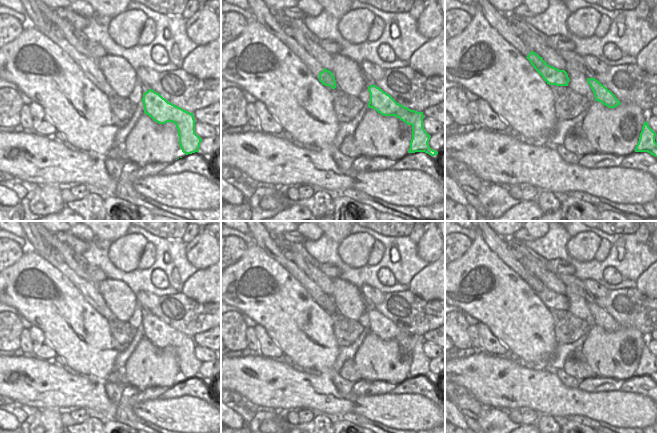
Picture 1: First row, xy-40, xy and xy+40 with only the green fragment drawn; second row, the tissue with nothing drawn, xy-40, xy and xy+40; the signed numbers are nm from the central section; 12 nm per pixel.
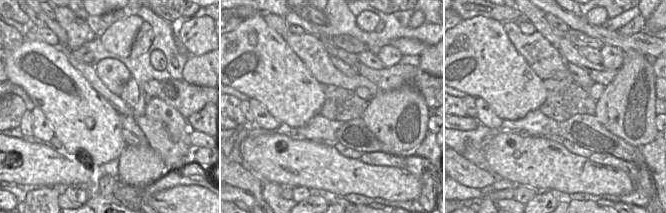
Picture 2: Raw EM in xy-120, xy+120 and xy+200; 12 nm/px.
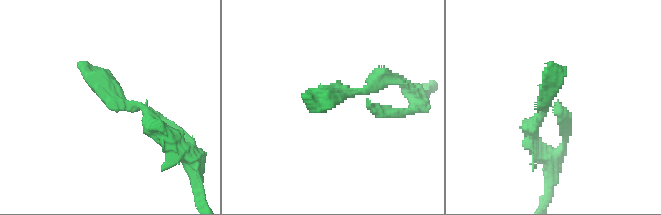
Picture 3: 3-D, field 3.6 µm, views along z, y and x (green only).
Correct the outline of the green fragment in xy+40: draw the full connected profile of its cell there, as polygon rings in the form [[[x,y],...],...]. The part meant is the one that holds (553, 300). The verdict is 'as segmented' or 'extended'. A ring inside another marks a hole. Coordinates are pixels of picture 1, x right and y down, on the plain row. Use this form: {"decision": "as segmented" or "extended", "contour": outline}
{"decision": "extended", "contour": [[[525,254],[520,262],[531,273],[527,283],[544,305],[549,309],[568,310],[570,303],[564,294],[566,286],[563,281],[553,273],[529,261]]]}

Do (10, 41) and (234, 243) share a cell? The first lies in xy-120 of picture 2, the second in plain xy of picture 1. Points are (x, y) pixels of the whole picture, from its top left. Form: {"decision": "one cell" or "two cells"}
{"decision": "one cell"}

